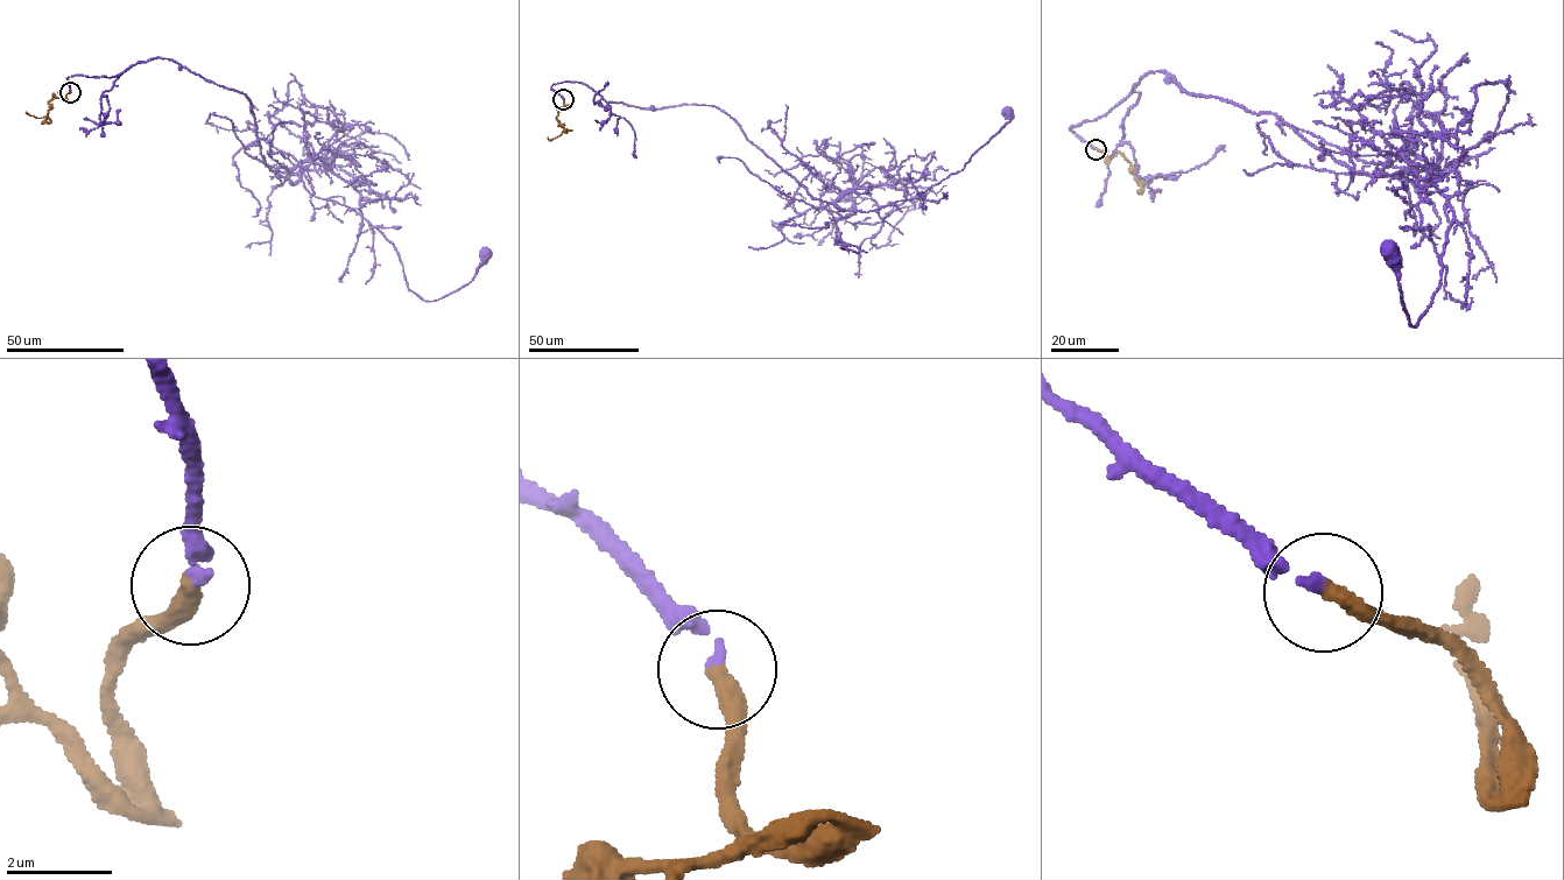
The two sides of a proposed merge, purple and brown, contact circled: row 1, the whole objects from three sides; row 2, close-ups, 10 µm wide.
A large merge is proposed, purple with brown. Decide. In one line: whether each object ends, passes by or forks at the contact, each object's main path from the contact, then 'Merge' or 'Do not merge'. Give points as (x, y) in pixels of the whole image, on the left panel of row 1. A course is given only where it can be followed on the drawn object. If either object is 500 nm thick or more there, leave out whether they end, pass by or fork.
At the ring purple ends. At the ring brown ends. Course of purple: (70, 91), (72, 76), (170, 60), (245, 94), (269, 169), (381, 232), (424, 300), (465, 284), (485, 252). Course of brown: (70, 91), (67, 100), (53, 94), (44, 117), (26, 112). Merge

